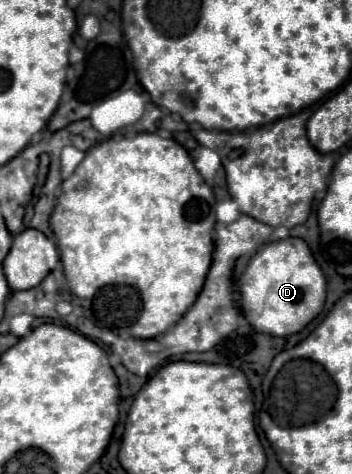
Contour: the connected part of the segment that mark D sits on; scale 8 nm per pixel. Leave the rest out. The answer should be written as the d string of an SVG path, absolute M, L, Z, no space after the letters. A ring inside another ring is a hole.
M288 237L266 243L250 259L240 279L240 309L256 331L268 335L292 335L302 331L324 307L326 279L306 241Z

